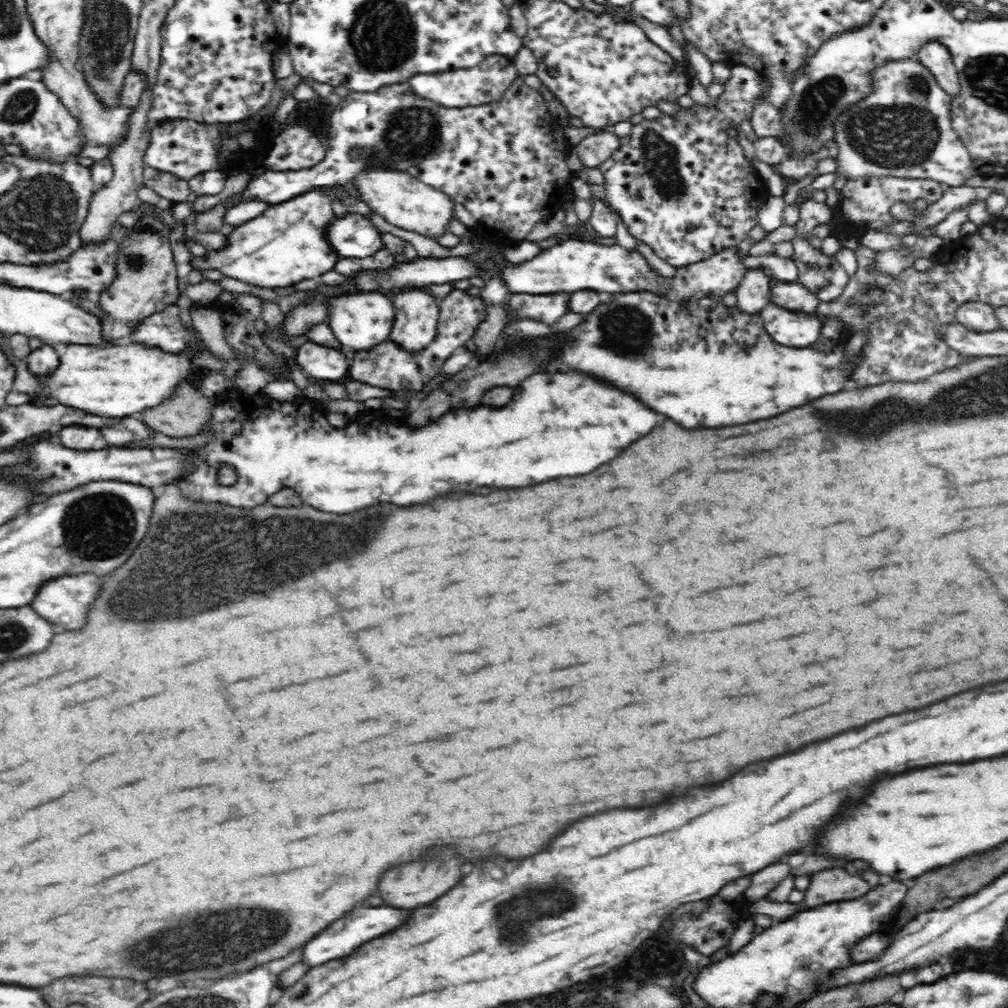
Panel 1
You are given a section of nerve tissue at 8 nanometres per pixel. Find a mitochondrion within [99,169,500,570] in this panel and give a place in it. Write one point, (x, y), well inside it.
(136, 261)

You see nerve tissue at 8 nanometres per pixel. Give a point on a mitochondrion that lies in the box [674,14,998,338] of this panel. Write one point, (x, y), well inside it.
(900, 135)

